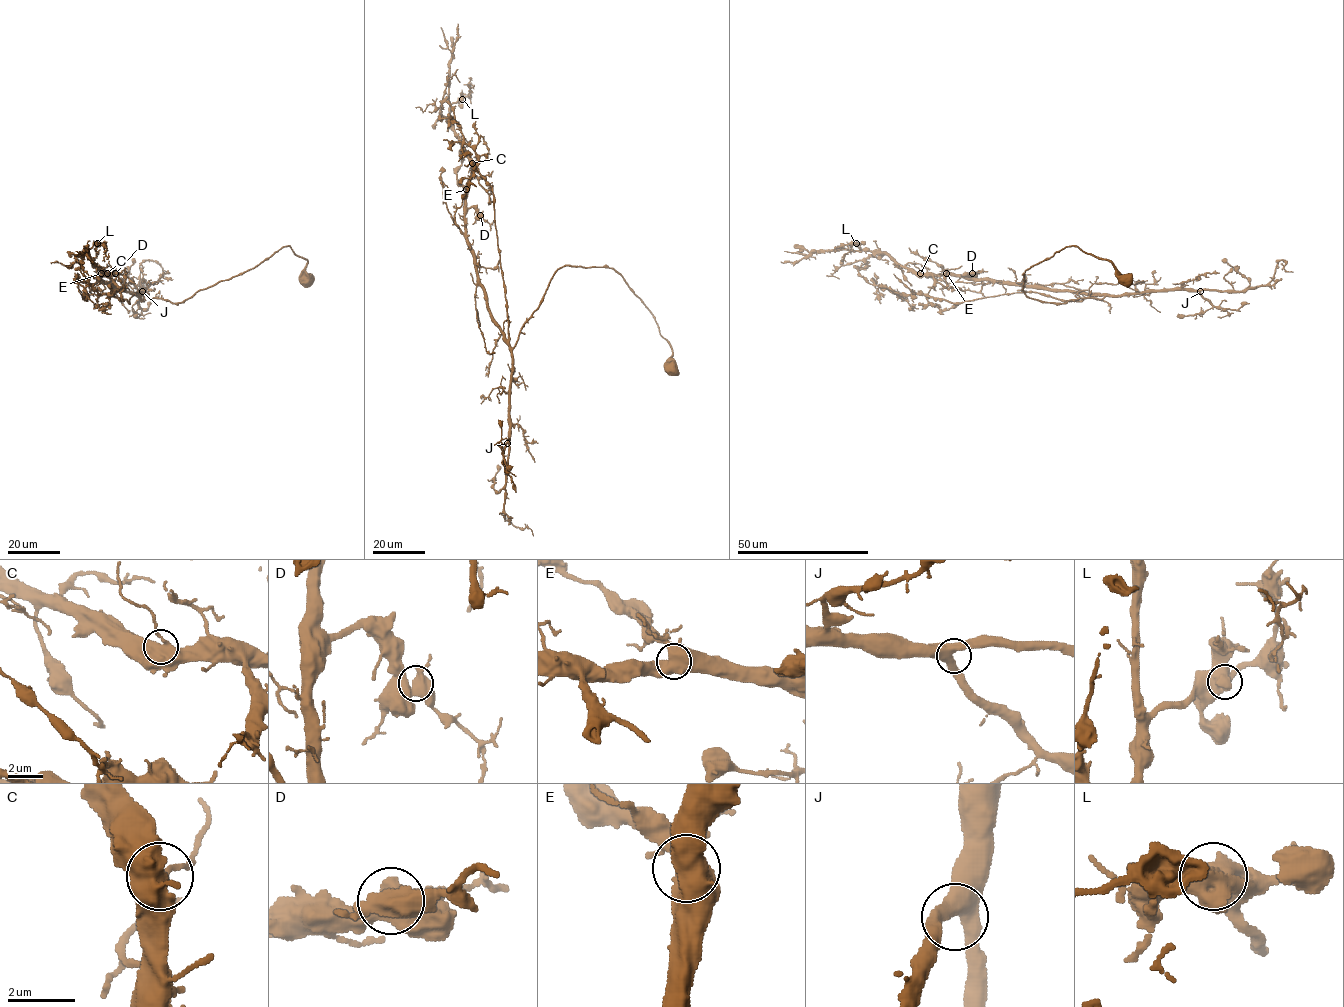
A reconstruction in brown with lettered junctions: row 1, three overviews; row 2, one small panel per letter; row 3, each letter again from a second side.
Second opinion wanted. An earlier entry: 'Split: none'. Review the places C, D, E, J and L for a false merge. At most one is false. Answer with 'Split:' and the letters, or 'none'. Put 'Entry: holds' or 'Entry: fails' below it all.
Split: none
Entry: holds

